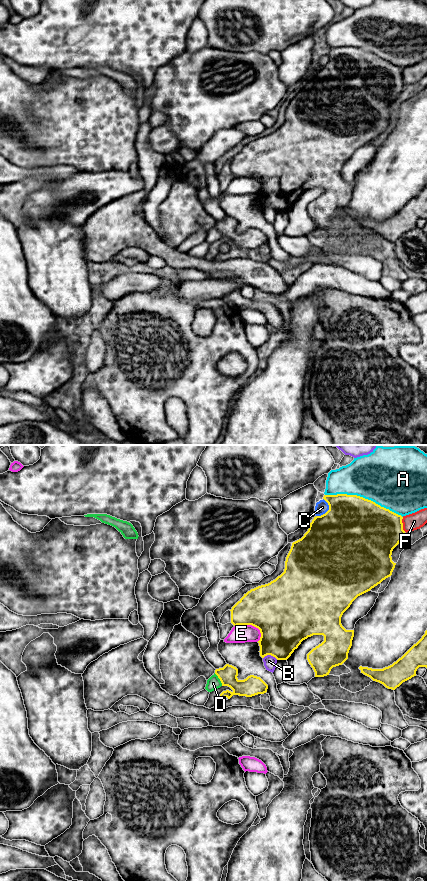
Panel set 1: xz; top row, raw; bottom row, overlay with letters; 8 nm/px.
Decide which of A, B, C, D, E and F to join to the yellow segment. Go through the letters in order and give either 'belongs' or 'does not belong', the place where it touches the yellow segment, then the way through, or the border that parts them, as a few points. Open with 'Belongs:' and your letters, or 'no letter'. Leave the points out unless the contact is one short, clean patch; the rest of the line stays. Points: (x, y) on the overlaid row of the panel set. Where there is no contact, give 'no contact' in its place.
Belongs: no letter
A: does not belong; contact xz (364, 498)
B: does not belong; contact xz (270, 654)
C: does not belong; contact xz (328, 510)
D: does not belong; contact xz (219, 678)
E: does not belong; contact xz (251, 624)
F: does not belong; contact xz (402, 524)

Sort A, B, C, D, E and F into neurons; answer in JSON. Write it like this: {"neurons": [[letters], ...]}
{"neurons": [["A"], ["B"], ["C"], ["D"], ["E"], ["F"]]}

